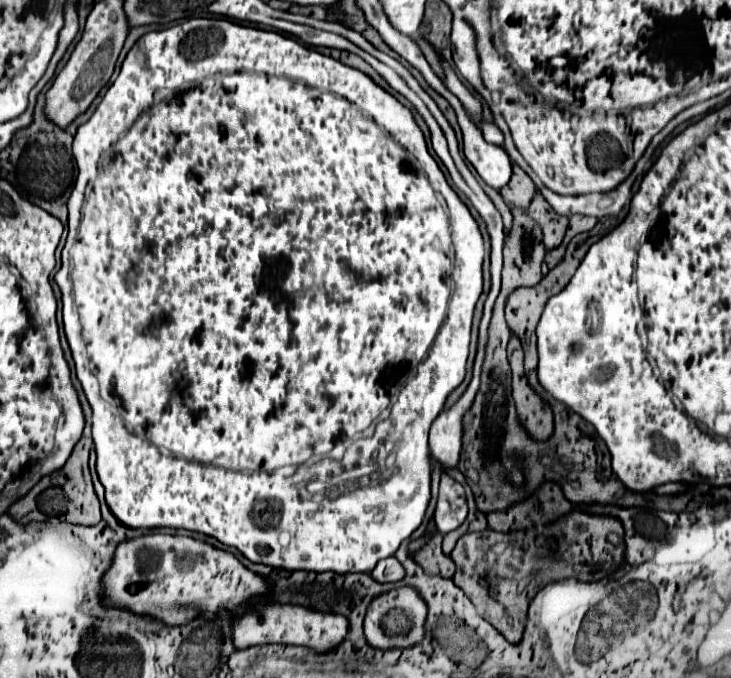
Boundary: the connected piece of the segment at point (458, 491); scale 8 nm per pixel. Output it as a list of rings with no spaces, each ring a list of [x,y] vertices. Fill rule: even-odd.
[[[443,471],[441,491],[439,491],[439,501],[437,501],[437,511],[435,511],[437,531],[445,535],[453,529],[457,529],[465,521],[467,511],[469,511],[469,507],[467,507],[463,485],[457,483]]]

